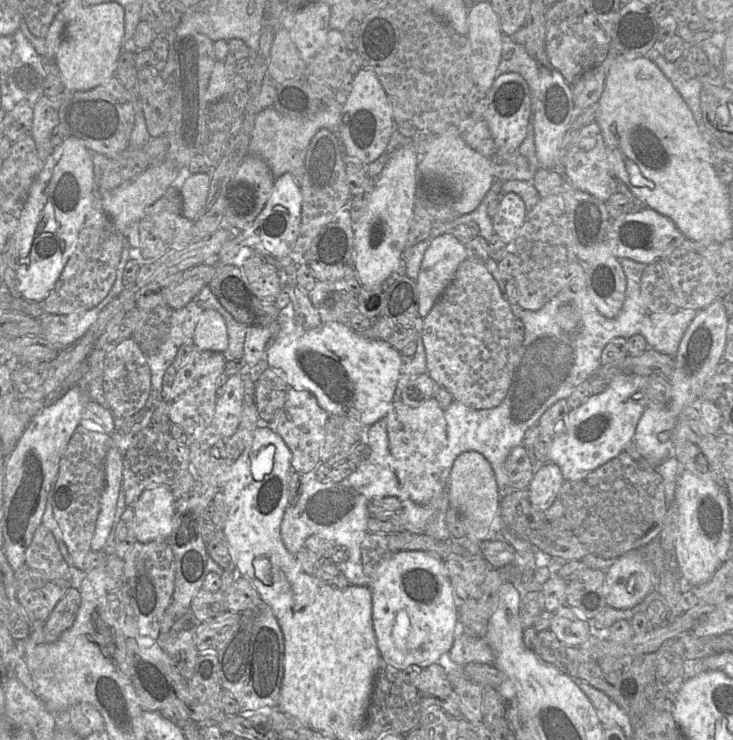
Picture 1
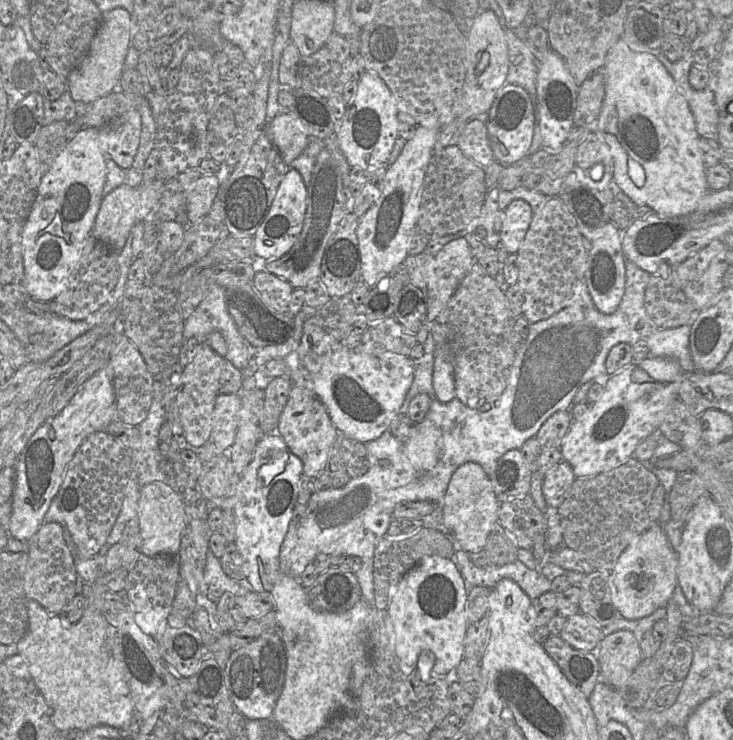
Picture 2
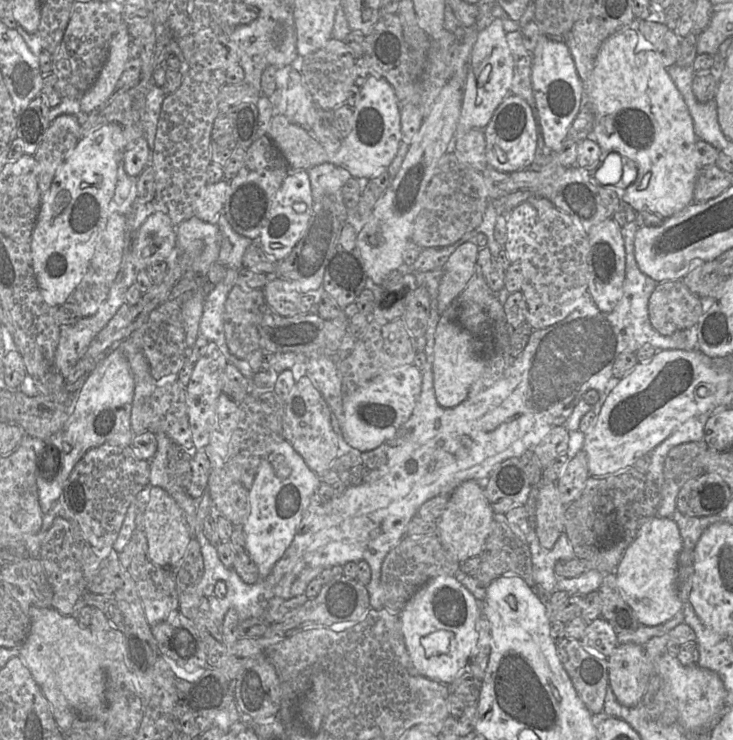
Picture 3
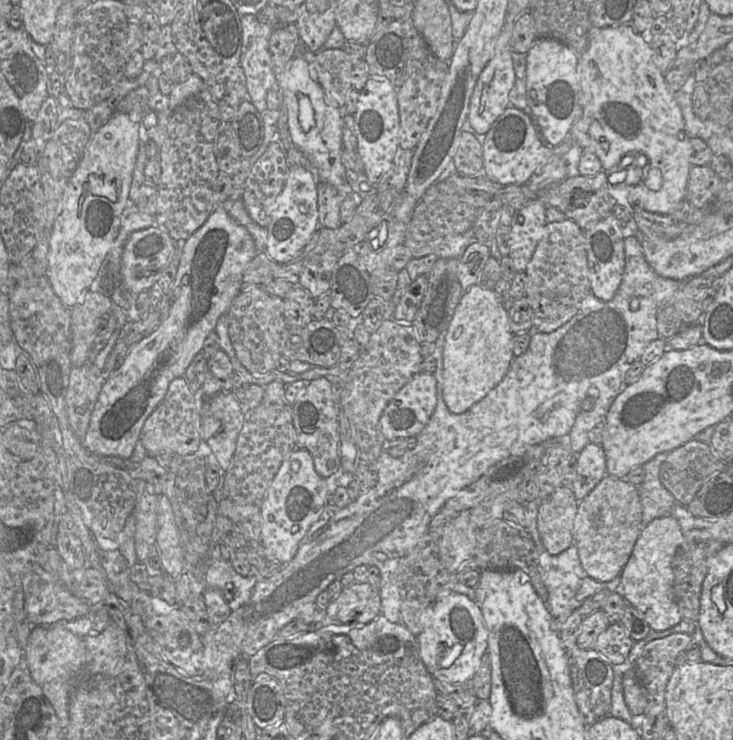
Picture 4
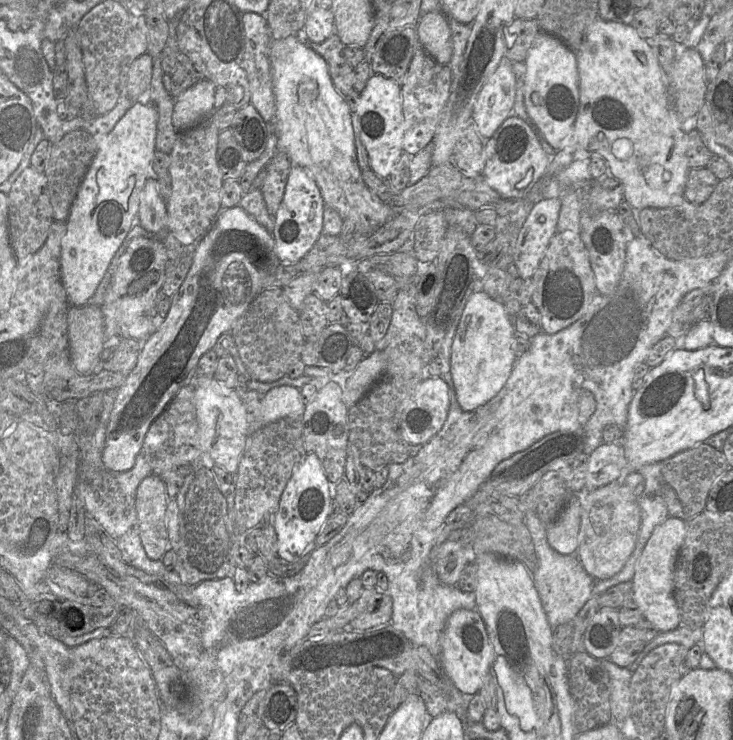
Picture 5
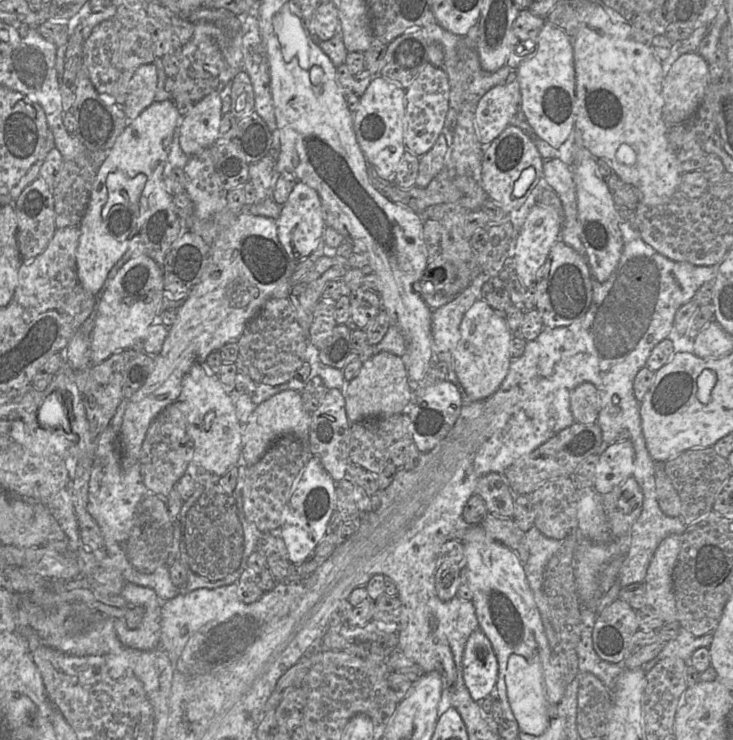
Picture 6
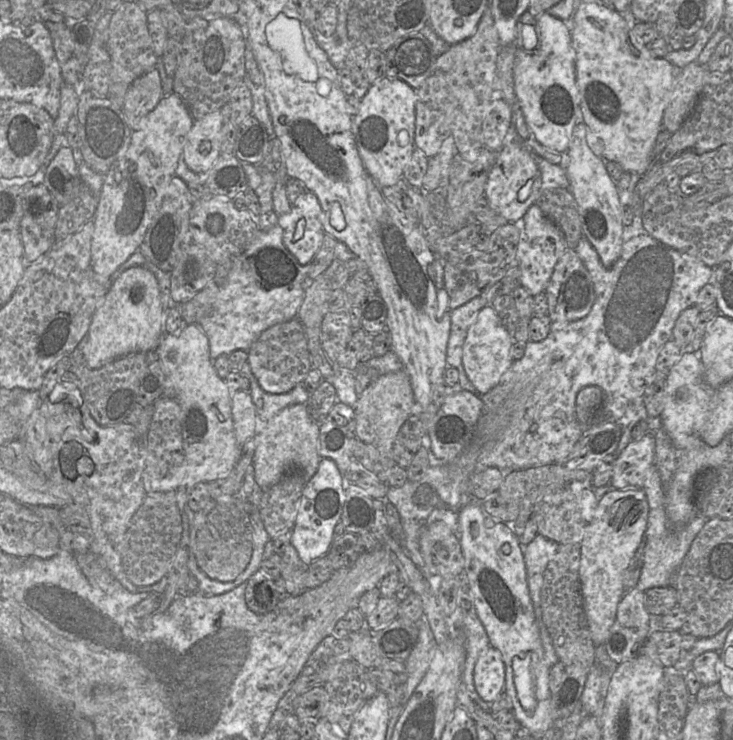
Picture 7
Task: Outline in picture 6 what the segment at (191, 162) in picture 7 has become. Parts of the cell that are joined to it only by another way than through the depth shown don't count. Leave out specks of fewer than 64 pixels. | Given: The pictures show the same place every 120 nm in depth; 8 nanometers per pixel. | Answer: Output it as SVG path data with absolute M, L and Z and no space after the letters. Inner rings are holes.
M213 92L182 117L178 132L179 144L185 155L198 155L218 141L221 116L220 93Z

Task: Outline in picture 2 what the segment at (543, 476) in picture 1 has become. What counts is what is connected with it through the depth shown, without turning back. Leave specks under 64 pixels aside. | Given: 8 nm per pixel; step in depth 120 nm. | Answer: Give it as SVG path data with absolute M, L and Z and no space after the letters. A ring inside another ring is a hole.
M562 461L553 467L544 477L542 493L548 507L558 509L569 492L576 476L571 465Z

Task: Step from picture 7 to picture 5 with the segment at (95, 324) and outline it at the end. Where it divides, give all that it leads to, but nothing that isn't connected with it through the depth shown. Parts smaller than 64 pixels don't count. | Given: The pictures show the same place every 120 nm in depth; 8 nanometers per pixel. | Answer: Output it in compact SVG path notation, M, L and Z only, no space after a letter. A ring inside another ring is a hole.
M134 238L119 259L111 284L101 306L104 315L104 350L115 348L121 338L123 326L131 324L135 319L144 315L150 305L156 305L155 297L160 291L166 266L166 250L161 238Z

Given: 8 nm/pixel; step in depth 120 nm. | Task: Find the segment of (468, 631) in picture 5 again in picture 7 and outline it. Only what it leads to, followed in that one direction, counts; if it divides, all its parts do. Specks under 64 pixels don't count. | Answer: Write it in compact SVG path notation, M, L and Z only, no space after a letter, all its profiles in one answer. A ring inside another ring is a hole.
M490 645L481 652L474 666L473 678L479 697L488 704L504 692L505 665L499 650Z

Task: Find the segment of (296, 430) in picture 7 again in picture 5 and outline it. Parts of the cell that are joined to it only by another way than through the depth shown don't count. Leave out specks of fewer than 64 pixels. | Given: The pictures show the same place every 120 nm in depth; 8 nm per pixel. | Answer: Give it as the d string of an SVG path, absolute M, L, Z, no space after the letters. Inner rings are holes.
M272 388L263 395L258 412L250 414L250 432L284 417L301 417L304 408L298 388Z

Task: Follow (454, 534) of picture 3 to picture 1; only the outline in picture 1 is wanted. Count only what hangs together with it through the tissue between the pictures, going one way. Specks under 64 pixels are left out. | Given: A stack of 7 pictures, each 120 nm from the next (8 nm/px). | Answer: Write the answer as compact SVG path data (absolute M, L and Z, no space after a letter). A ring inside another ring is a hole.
M466 451L455 459L447 481L447 497L450 507L456 510L462 519L466 538L479 542L486 540L494 517L500 513L501 496L492 467L483 455L476 451Z

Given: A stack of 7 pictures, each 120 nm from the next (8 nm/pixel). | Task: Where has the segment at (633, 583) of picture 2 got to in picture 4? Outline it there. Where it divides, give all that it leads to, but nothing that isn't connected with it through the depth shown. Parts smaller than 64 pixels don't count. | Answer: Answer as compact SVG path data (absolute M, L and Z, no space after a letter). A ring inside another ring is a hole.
M663 516L651 521L641 530L631 556L620 574L621 585L615 591L622 594L656 631L667 630L682 620L673 591L673 561L682 542L683 533L674 516Z

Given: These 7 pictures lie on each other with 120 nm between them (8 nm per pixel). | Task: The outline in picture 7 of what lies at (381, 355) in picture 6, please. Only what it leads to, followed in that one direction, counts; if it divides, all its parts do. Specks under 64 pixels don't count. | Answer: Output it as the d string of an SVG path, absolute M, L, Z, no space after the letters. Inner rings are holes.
M404 369L380 375L359 394L353 409L357 437L364 443L376 447L381 453L391 454L402 425L417 410L409 375Z

